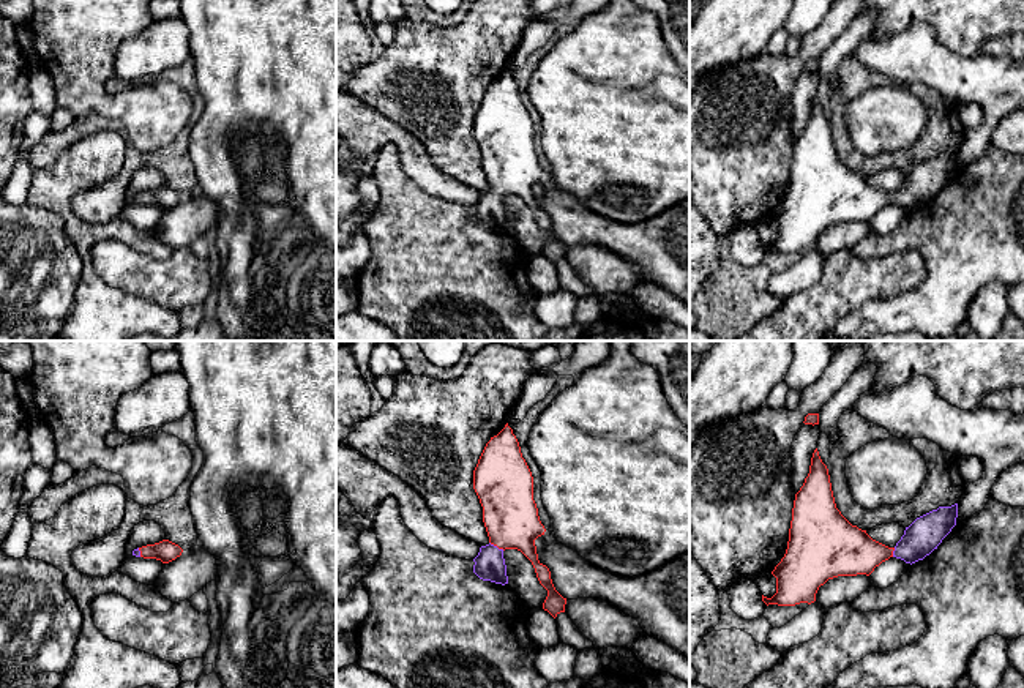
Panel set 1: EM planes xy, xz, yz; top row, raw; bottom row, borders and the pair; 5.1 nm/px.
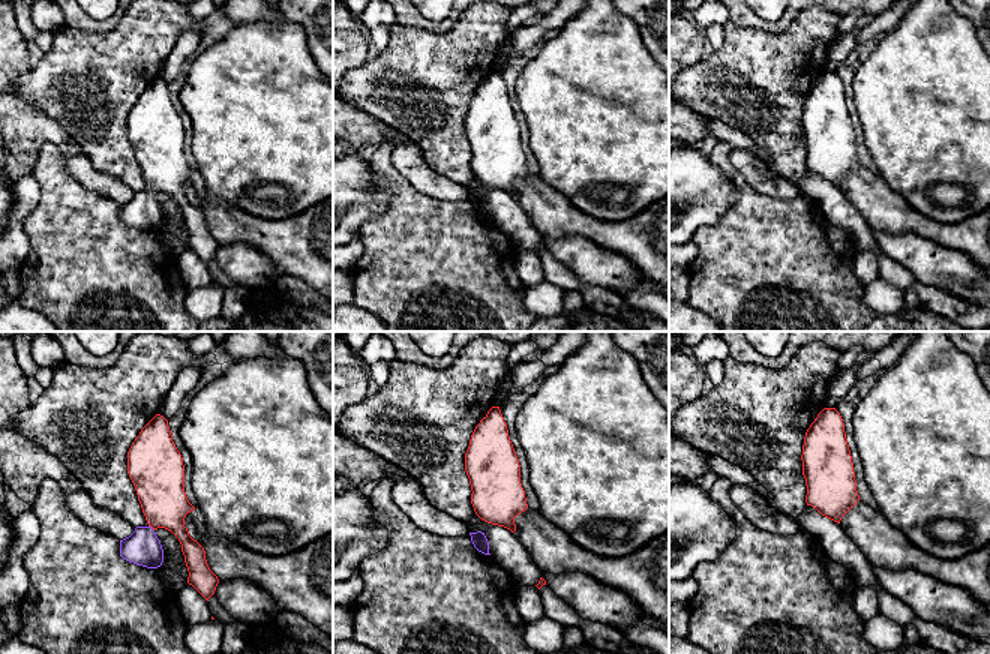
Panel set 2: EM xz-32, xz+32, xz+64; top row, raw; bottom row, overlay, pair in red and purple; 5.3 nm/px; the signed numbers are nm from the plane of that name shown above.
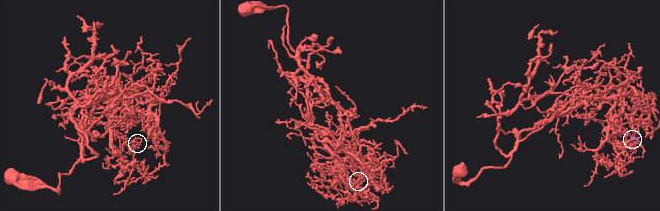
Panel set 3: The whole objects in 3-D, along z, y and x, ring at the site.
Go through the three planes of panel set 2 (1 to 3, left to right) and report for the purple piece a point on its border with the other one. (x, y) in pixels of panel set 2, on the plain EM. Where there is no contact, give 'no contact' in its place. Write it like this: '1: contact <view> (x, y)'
1: contact xz-32 (152, 191)
2: no contact
3: no contact

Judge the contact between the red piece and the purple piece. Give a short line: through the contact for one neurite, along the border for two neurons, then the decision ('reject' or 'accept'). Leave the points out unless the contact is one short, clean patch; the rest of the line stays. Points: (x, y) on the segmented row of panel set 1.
line xz (510, 515), (510, 526), (497, 546), (489, 559), (489, 565); accept

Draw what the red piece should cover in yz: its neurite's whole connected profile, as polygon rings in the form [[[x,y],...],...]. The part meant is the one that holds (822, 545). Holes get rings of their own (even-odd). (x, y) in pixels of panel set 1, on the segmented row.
[[[817,448],[809,473],[795,494],[787,549],[772,574],[776,593],[762,601],[778,606],[814,603],[820,585],[838,576],[869,576],[890,557],[915,563],[929,555],[956,525],[958,503],[917,518],[895,548],[873,540],[836,508],[830,475]]]

